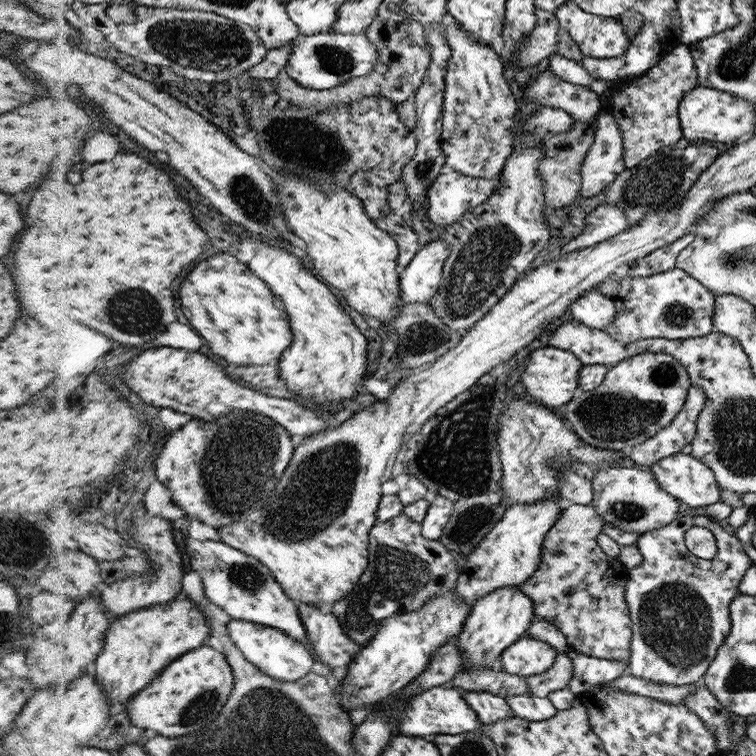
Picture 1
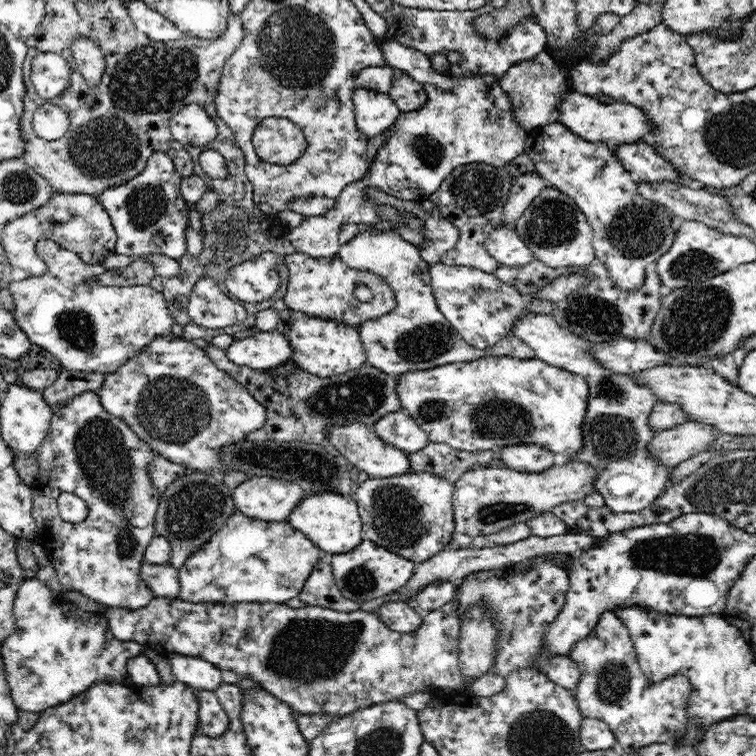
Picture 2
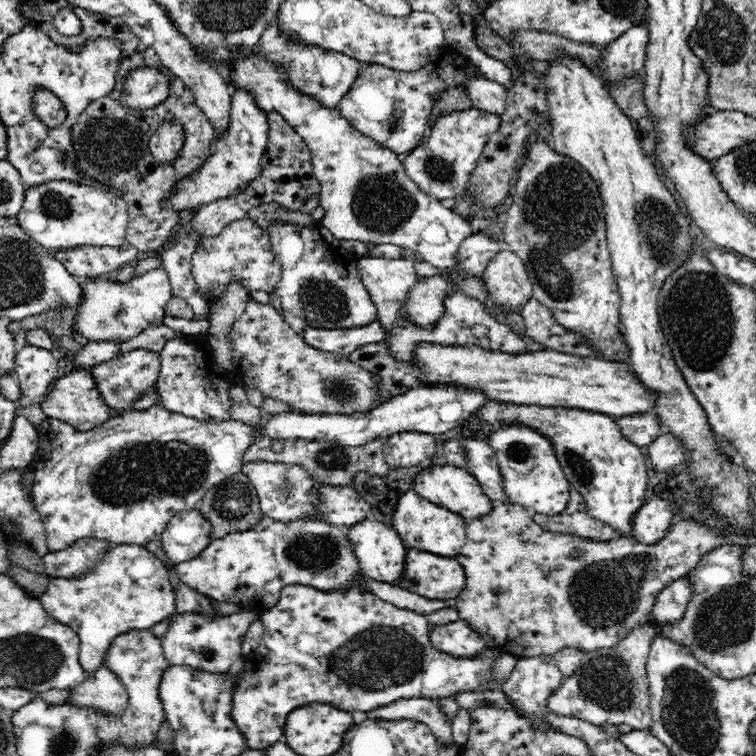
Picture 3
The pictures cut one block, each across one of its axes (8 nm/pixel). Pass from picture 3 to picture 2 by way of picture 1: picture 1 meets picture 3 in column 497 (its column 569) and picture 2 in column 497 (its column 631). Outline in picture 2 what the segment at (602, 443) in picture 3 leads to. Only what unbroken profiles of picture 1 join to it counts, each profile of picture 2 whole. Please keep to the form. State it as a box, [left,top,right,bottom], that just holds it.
[397,356,591,460]

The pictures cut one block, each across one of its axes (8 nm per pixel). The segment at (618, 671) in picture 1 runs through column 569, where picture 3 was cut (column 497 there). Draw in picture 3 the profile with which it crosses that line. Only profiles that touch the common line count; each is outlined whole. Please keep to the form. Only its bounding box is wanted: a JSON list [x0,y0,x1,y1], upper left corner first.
[233,585,502,749]

